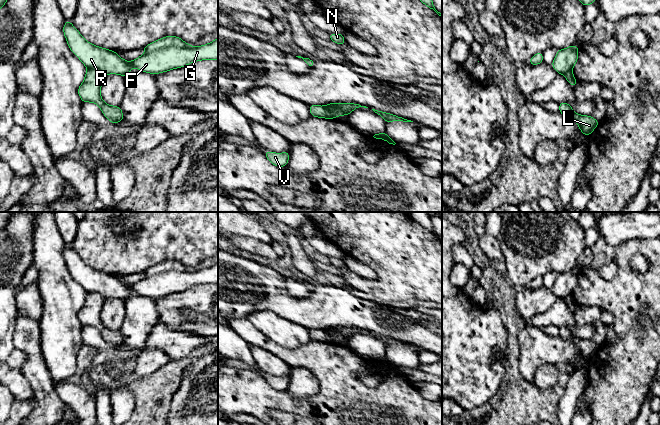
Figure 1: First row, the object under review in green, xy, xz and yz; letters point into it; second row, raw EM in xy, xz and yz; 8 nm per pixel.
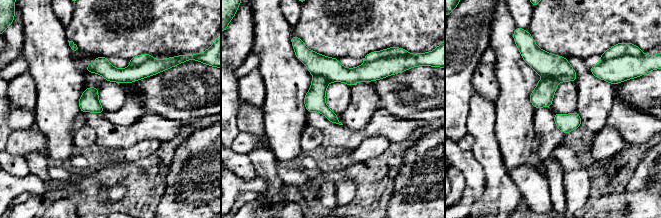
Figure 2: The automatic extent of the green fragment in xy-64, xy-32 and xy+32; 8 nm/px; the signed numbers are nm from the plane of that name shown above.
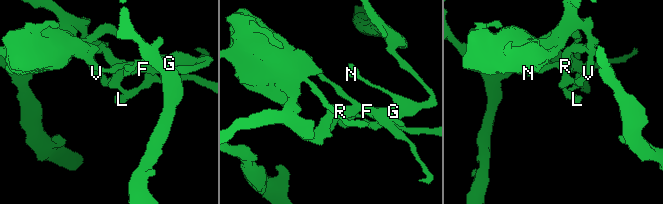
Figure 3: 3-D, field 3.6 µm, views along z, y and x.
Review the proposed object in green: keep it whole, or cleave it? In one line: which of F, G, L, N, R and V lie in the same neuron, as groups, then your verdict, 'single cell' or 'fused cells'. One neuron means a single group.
F G N R / L V; fused cells

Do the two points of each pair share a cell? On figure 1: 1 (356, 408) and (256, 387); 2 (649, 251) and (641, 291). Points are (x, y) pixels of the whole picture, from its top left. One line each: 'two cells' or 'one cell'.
1: one cell
2: one cell

